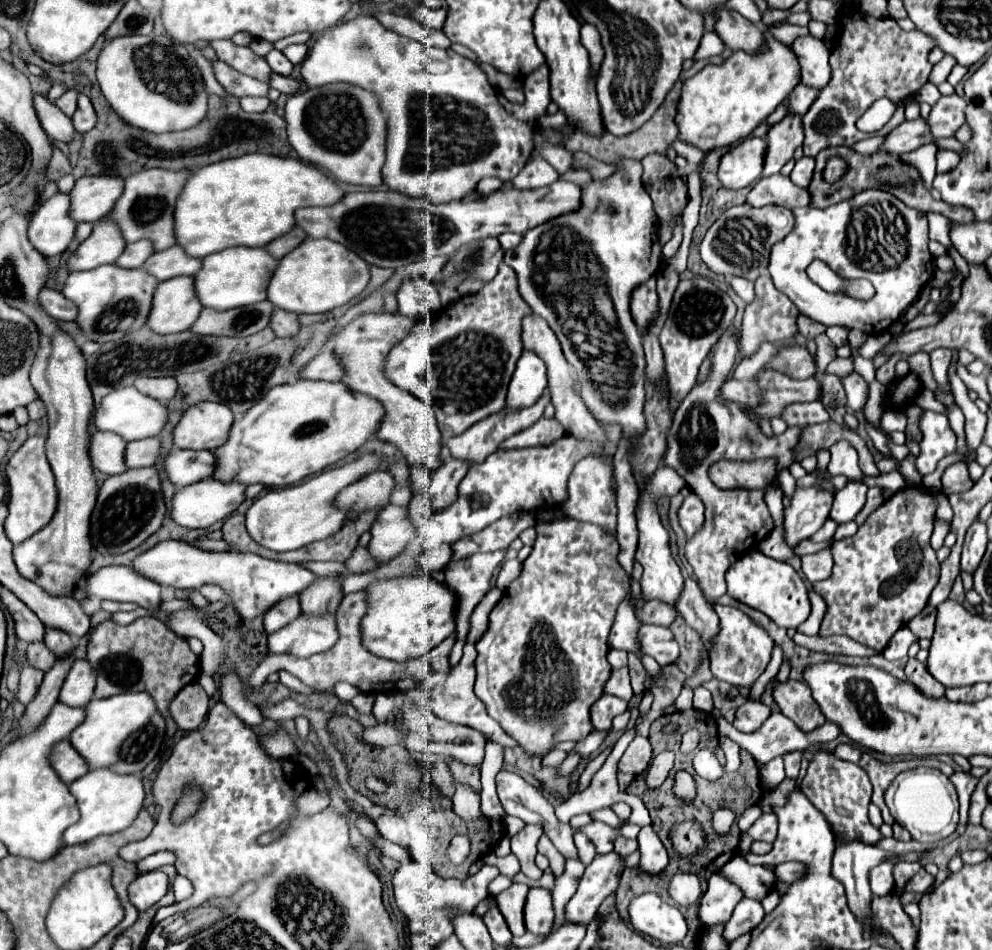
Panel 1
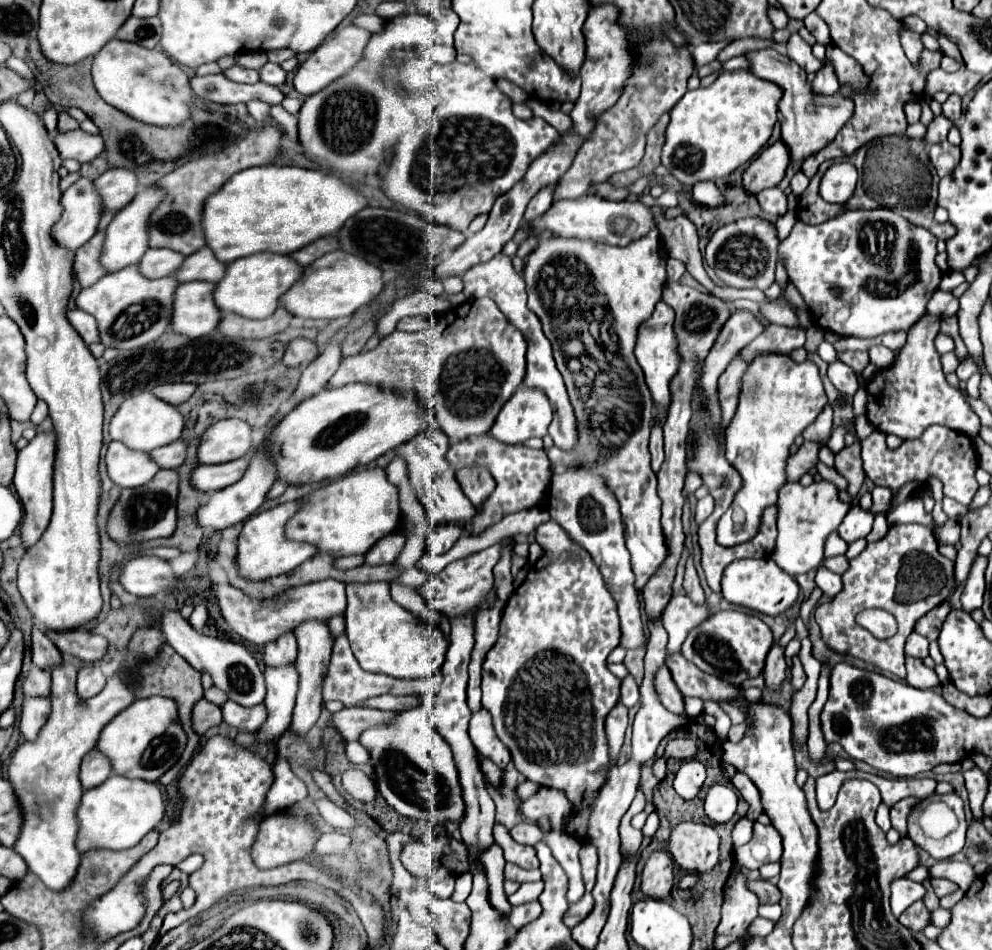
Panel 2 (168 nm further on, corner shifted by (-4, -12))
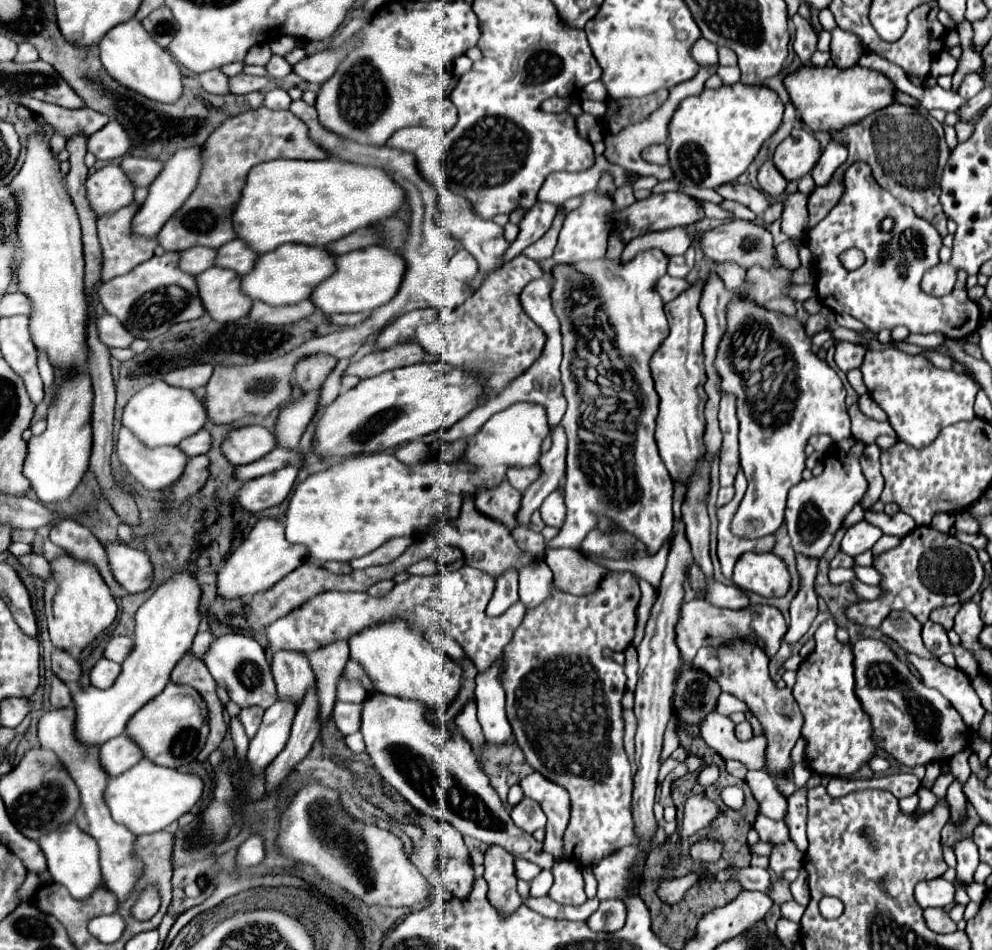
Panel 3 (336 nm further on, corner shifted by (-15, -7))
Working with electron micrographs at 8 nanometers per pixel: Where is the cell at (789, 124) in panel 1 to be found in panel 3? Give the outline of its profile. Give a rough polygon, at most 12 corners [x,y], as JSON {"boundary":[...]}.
{"boundary":[[802,63],[784,77],[810,131],[838,133],[894,103],[874,69]]}

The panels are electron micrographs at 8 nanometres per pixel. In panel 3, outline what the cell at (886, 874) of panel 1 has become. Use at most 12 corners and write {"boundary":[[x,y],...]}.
{"boundary":[[940,877],[920,881],[922,909],[952,905],[954,885]]}

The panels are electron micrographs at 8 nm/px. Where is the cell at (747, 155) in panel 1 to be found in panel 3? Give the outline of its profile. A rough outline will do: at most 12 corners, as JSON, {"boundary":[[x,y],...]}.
{"boundary":[[796,123],[776,147],[774,167],[786,181],[804,177],[820,145]]}

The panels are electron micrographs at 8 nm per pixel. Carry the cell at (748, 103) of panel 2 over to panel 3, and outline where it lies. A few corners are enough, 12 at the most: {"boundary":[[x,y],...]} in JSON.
{"boundary":[[766,85],[704,89],[670,121],[682,185],[738,179],[782,125]]}

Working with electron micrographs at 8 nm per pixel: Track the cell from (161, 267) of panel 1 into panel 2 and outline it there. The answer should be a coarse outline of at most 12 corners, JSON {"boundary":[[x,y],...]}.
{"boundary":[[211,248],[187,256],[173,274],[179,282],[217,282],[225,276],[225,262]]}

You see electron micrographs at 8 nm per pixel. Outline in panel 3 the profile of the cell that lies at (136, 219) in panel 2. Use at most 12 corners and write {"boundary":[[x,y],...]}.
{"boundary":[[200,147],[176,151],[148,187],[132,233],[158,235],[194,191]]}

